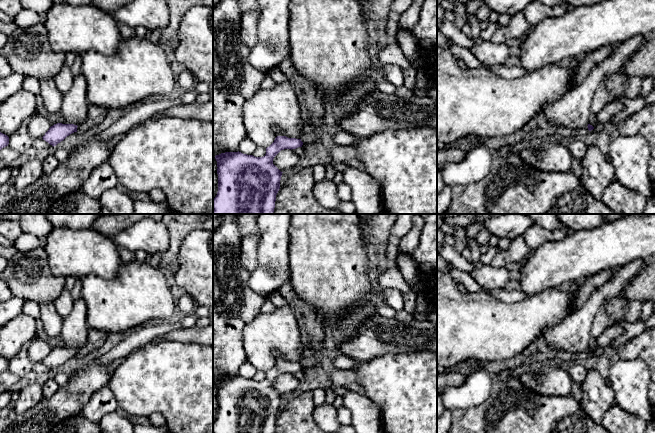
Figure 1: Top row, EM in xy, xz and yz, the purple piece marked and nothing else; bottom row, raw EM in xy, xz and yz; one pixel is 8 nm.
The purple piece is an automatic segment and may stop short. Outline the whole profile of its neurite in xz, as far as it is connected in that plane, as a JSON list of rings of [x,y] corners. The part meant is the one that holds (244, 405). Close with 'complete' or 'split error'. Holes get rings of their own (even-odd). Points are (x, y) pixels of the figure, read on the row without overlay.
[[[277,360],[266,372],[263,381],[255,381],[239,375],[216,379],[218,416],[213,423],[213,433],[274,433],[283,396],[273,388],[273,383],[281,374],[292,374],[302,369],[301,363]]]; complete

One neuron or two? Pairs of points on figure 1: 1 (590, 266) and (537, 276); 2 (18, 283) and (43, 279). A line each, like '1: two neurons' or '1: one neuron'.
1: one neuron
2: one neuron

